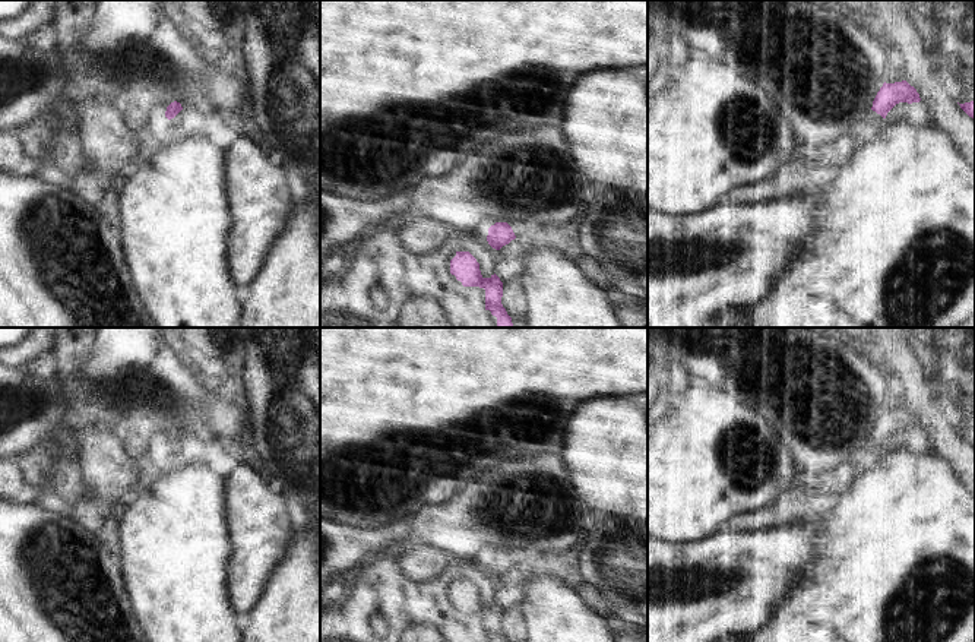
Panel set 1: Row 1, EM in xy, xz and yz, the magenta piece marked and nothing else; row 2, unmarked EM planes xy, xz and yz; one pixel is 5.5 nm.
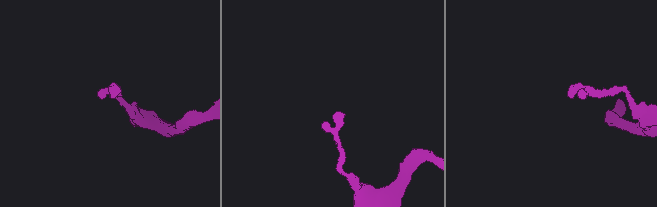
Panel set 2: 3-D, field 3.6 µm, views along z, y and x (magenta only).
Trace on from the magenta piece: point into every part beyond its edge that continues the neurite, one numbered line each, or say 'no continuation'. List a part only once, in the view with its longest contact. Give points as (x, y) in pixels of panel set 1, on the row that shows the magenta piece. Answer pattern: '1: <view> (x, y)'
1: xy (189, 123)

